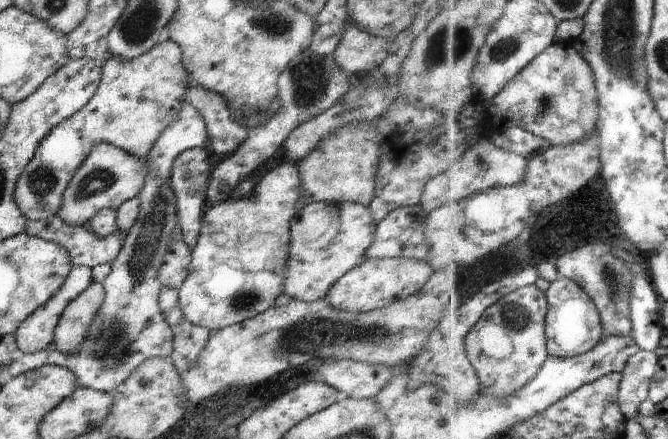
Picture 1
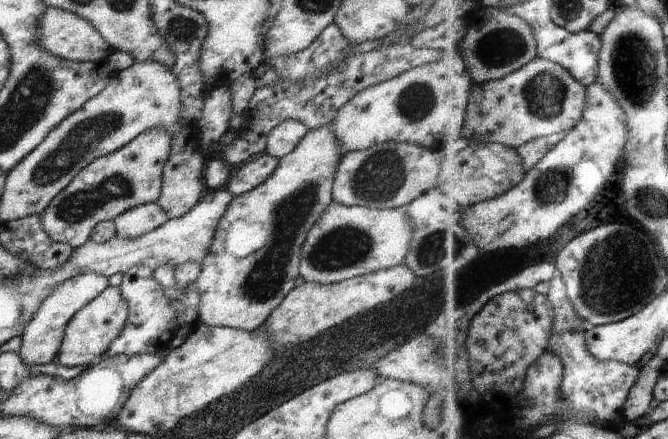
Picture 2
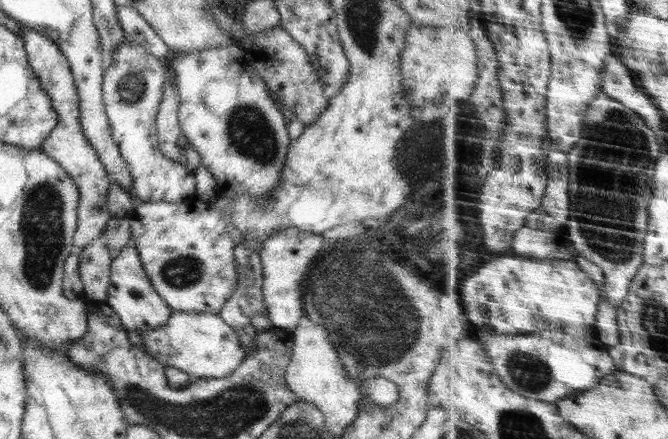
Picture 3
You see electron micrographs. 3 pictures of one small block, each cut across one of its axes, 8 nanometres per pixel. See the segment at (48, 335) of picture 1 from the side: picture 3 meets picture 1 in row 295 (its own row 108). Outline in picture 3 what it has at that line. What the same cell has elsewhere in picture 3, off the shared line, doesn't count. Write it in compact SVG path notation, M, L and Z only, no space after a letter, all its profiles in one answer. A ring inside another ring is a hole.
M22 28L20 39L24 44L27 64L33 72L41 89L49 96L51 107L57 113L57 120L49 136L43 140L39 150L55 160L63 170L75 181L79 189L79 206L77 206L77 228L73 234L72 246L74 251L81 250L81 247L89 244L91 239L98 238L102 234L105 224L110 217L107 202L107 191L109 190L109 177L103 169L103 163L97 157L97 151L87 141L87 137L81 131L79 123L79 95L75 91L75 84L69 63L59 51L59 47L49 37L39 34L34 30Z

